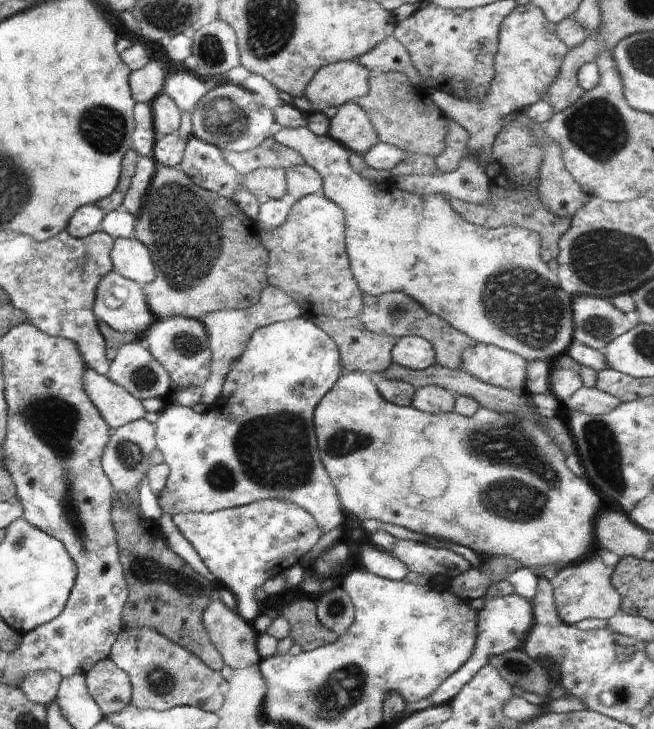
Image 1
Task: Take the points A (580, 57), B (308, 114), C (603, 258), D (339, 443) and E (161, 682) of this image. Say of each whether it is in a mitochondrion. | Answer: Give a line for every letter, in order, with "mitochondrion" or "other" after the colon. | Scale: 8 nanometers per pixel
A: other
B: other
C: mitochondrion
D: mitochondrion
E: mitochondrion

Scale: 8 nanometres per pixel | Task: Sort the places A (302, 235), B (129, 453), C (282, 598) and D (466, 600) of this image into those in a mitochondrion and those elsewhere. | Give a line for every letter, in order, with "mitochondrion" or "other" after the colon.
A: mitochondrion
B: mitochondrion
C: other
D: other

